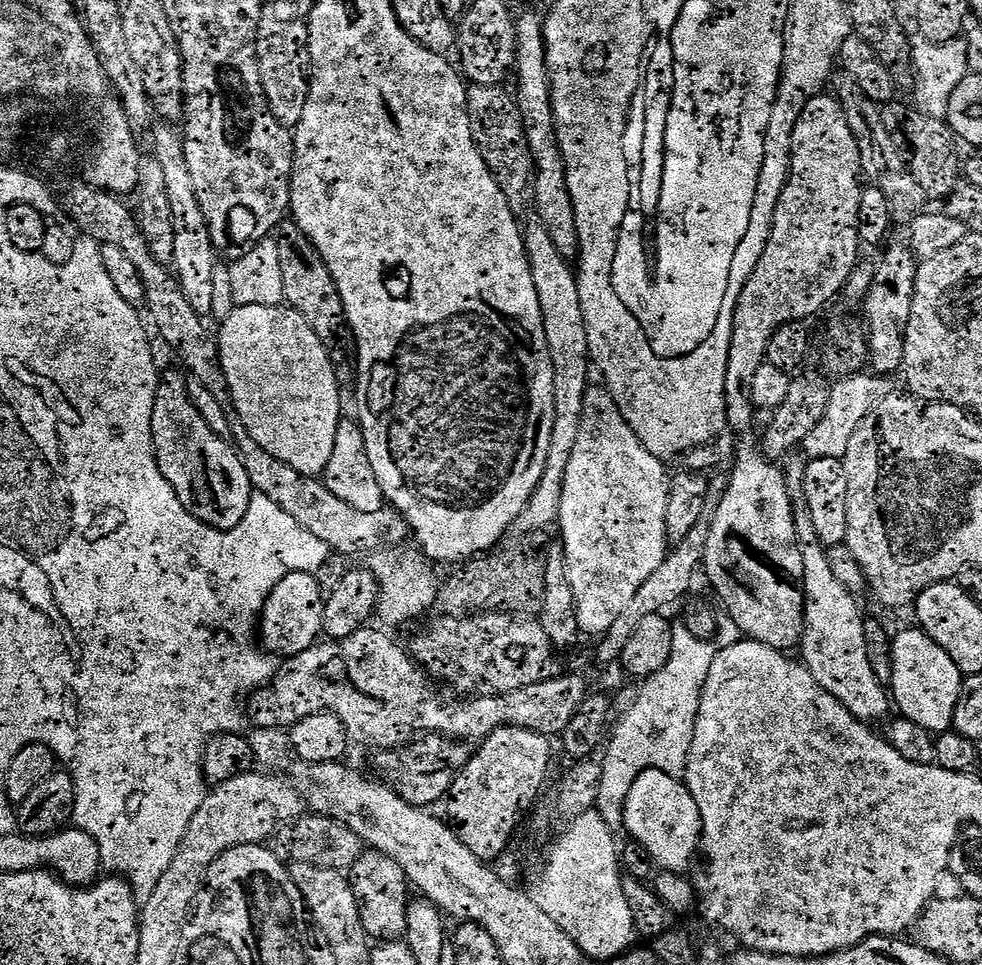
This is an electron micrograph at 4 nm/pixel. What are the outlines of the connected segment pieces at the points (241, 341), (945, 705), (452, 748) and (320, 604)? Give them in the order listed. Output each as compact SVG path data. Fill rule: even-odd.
M236 306L233 307L232 313L222 321L219 328L220 361L222 362L222 370L226 374L228 389L232 395L232 408L235 415L246 426L250 438L254 438L254 442L258 442L258 446L262 446L262 450L266 450L266 454L274 454L274 458L278 458L278 462L286 462L286 466L294 466L294 470L298 470L307 476L319 477L323 473L326 462L330 462L330 454L334 454L334 434L338 434L338 426L342 419L342 413L340 413L340 384L336 381L336 368L332 365L334 360L328 348L322 346L318 334L314 334L314 330L310 330L310 325L306 323L306 318L302 318L302 314L298 314L294 309L287 306Z
M923 630L895 633L892 641L892 683L890 696L900 707L899 715L925 728L931 734L951 729L954 706L958 706L958 690L962 674L954 666L954 658L942 650Z
M424 734L399 748L386 748L375 753L376 768L383 779L406 802L428 808L445 799L456 775L472 758L473 749L467 743L439 734Z
M291 573L282 578L264 603L258 623L258 640L265 653L287 658L310 650L321 639L324 630L325 593L320 593L317 577L310 573Z

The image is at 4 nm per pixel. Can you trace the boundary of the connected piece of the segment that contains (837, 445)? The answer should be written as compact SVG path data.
M870 372L839 377L829 387L826 414L818 422L818 426L804 439L803 453L809 459L818 457L843 459L854 430L869 416L874 406L883 397L888 397L890 393L896 390L896 384L893 384L892 381L894 380L891 377Z

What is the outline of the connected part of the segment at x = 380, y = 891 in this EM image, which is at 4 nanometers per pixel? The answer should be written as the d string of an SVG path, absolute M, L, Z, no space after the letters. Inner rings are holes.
M365 849L354 866L348 870L351 889L358 902L359 920L363 930L376 942L394 942L406 933L410 885L398 862L376 849Z

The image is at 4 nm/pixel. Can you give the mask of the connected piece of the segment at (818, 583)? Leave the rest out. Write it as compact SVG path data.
M792 454L782 464L784 481L796 514L796 536L800 539L804 567L804 633L800 636L798 652L804 655L802 663L810 674L831 696L838 698L838 702L842 702L850 714L854 714L857 720L873 722L887 714L890 696L885 685L874 678L874 670L870 670L864 637L865 617L860 616L857 597L846 586L842 586L830 570L828 549L820 543L814 524L810 522L808 508L804 505L805 463L803 455Z

